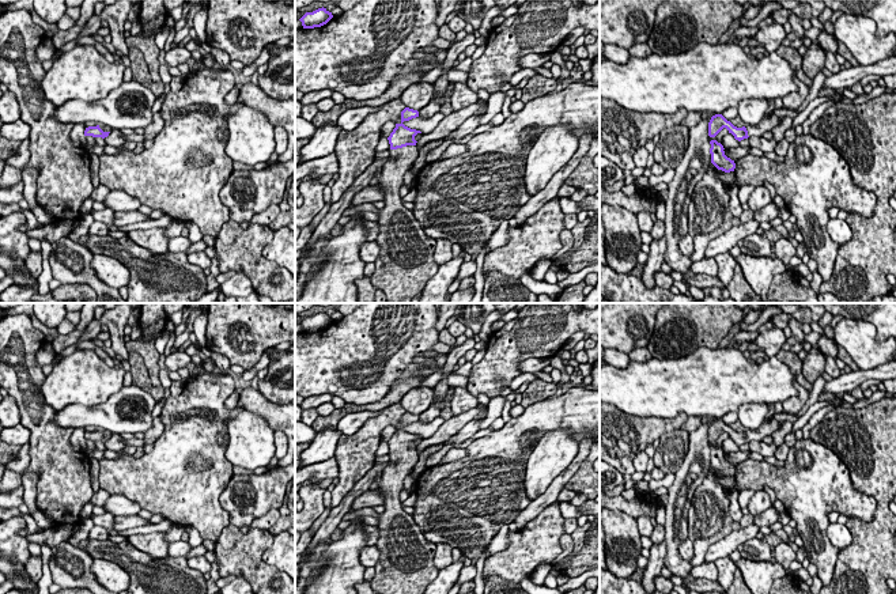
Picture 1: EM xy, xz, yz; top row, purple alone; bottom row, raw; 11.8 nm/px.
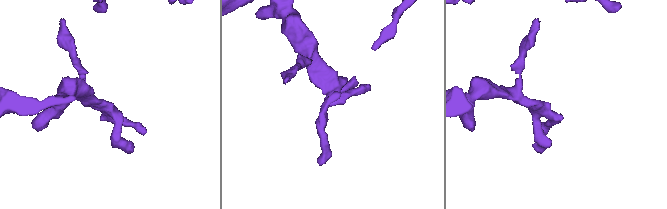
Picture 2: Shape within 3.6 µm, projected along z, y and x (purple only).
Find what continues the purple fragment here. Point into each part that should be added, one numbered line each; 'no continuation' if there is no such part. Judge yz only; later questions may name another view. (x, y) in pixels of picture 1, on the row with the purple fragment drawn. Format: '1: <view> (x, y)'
1: yz (770, 121)

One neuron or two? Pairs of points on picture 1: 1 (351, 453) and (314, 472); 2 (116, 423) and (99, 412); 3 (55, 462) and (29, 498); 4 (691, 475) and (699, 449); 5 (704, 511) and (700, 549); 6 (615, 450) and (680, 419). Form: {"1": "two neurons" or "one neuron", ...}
{"1": "two neurons", "2": "one neuron", "3": "two neurons", "4": "one neuron", "5": "one neuron", "6": "one neuron"}

